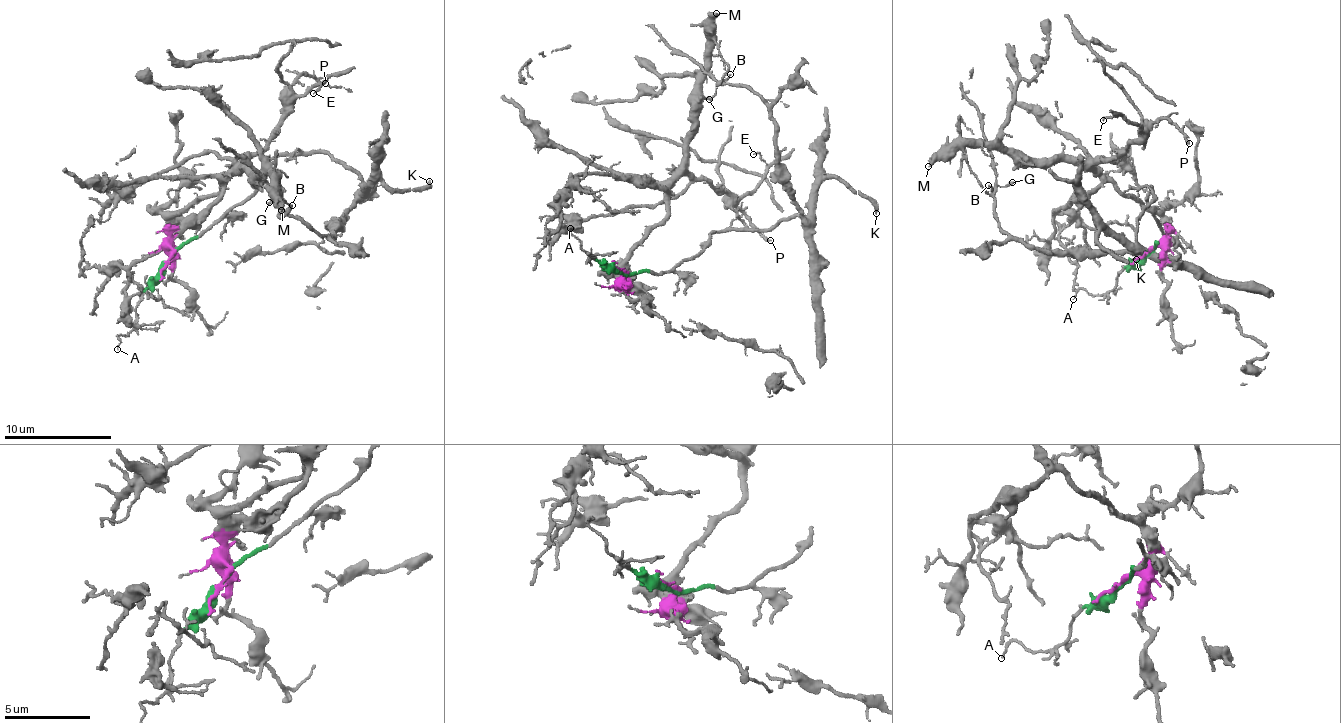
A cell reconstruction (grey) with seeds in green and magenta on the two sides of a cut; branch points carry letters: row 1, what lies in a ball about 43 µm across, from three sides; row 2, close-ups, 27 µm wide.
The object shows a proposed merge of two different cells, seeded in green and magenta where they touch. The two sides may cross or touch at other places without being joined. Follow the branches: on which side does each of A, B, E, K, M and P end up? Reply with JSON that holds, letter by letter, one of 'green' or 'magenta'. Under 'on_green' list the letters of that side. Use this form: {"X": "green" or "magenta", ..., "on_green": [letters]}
{"A": "green", "B": "magenta", "E": "magenta", "K": "green", "M": "magenta", "P": "magenta", "on_green": ["A", "K"]}

